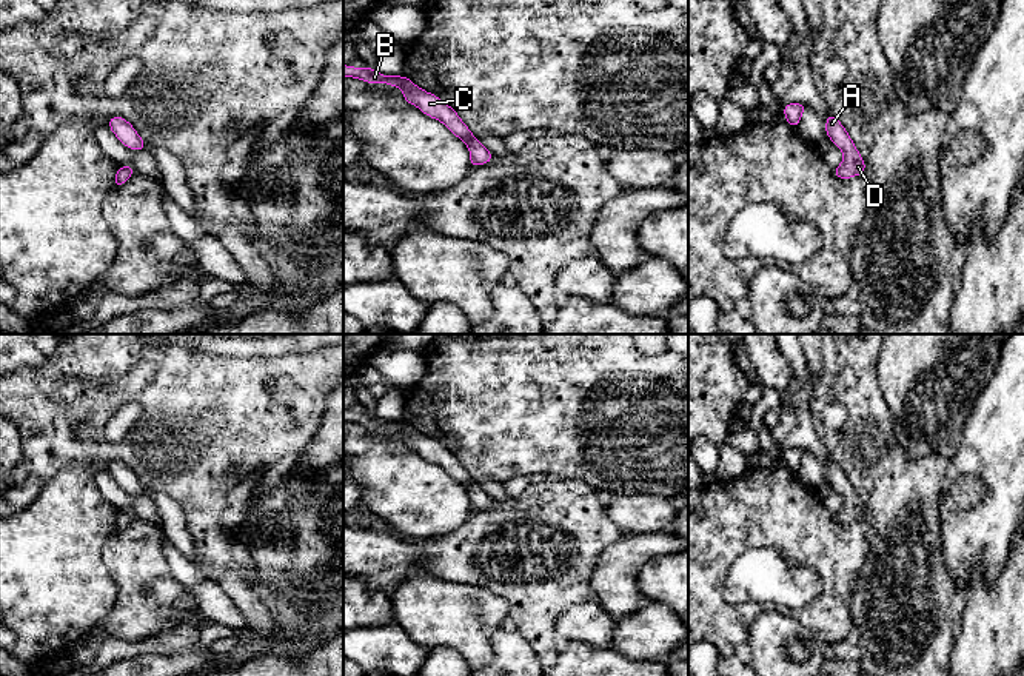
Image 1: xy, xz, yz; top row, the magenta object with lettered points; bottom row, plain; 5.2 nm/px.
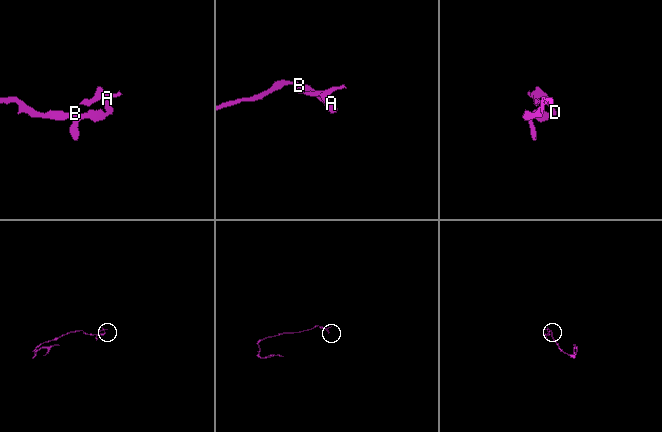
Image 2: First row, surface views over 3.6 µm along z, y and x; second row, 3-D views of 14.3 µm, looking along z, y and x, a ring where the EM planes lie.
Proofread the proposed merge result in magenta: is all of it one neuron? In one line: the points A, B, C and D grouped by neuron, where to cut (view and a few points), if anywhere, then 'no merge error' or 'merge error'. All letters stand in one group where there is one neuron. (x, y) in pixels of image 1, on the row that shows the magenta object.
groups A B C D; cut none; no merge error

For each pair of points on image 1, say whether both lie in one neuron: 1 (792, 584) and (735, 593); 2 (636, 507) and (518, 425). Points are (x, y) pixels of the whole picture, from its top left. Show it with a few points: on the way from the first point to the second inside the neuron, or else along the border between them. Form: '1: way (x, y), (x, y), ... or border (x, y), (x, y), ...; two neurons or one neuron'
1: way (778, 584), (749, 584); one neuron
2: border (615, 493), (655, 495); two neurons

